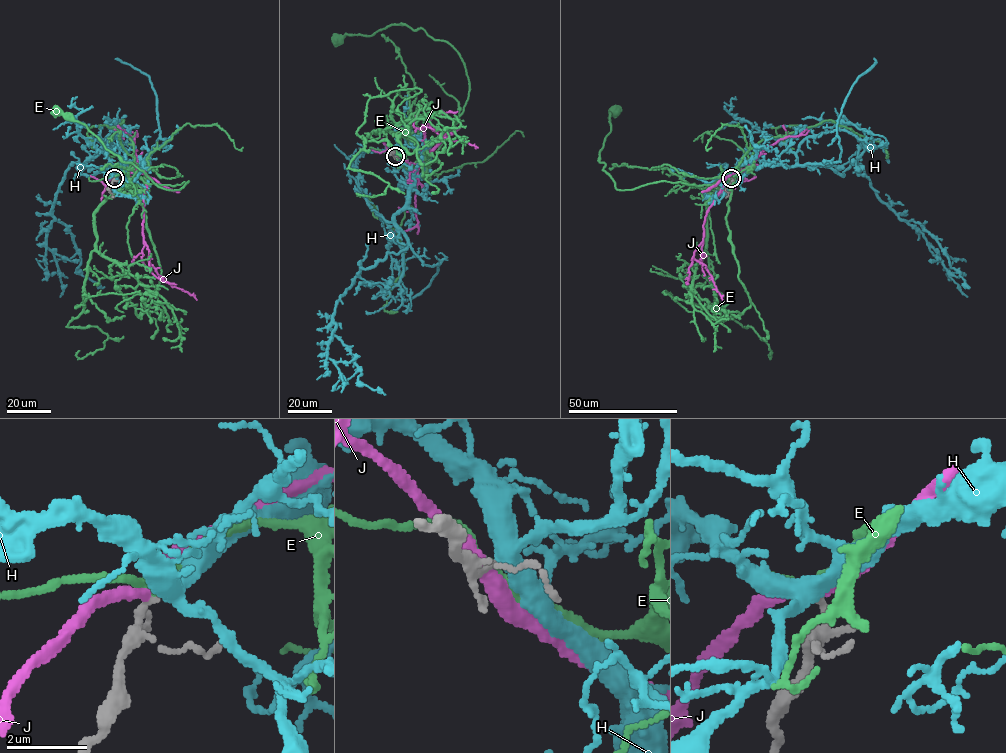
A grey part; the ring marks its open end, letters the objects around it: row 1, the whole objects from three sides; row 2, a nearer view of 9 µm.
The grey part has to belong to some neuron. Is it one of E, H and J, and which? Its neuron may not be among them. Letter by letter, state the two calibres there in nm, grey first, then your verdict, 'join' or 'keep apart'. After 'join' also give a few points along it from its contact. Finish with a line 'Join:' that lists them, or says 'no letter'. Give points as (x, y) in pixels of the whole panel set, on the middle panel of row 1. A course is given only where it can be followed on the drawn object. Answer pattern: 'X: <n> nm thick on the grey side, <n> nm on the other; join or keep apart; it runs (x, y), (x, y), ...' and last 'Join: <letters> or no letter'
E: 140 nm thick on the grey side, 180 nm on the other; keep apart
H: 180 nm thick on the grey side, 360 nm on the other; join; it runs (395, 156), (412, 177), (409, 200), (394, 216), (407, 246), (360, 268), (333, 316), (358, 382), (385, 394)
J: 120 nm thick on the grey side, 360 nm on the other; keep apart
Join: H

